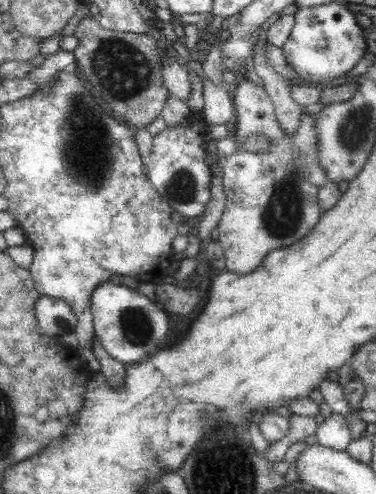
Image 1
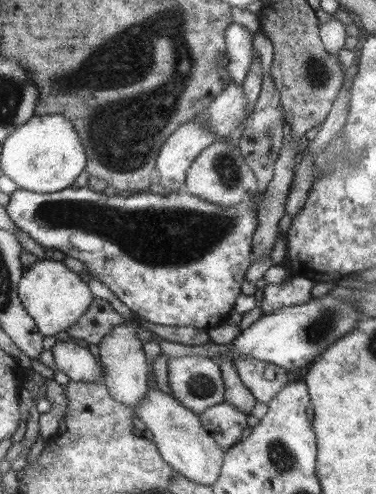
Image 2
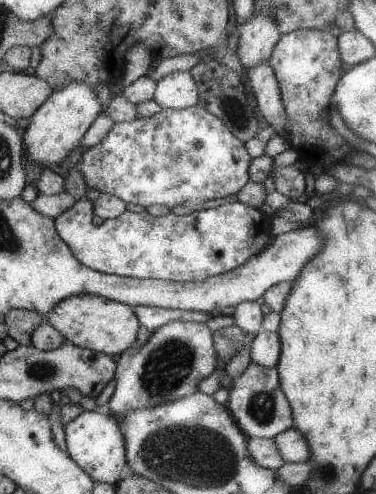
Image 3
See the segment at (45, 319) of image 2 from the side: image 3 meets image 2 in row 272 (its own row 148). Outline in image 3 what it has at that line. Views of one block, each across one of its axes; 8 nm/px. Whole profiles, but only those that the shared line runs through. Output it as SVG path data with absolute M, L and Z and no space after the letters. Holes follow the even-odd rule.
M73 82L67 88L53 92L41 104L41 108L29 118L29 128L23 130L25 160L41 168L61 164L69 156L69 152L81 144L87 128L91 128L99 112L101 112L101 104L97 98L97 90L93 90L87 84Z

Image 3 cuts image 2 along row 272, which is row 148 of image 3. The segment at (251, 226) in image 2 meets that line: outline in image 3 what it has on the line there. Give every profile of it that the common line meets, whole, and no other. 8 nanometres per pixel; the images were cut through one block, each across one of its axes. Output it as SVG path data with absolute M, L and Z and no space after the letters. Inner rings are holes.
M191 106L185 110L161 110L151 118L135 118L133 122L113 124L109 134L93 148L85 150L79 160L79 170L87 184L87 190L95 188L99 194L117 196L125 204L151 206L161 204L171 210L177 206L177 174L179 174L179 202L181 198L191 204L193 198L197 204L223 200L231 194L237 194L249 182L249 156L243 148L243 142L229 132L229 128L211 112L201 106Z

